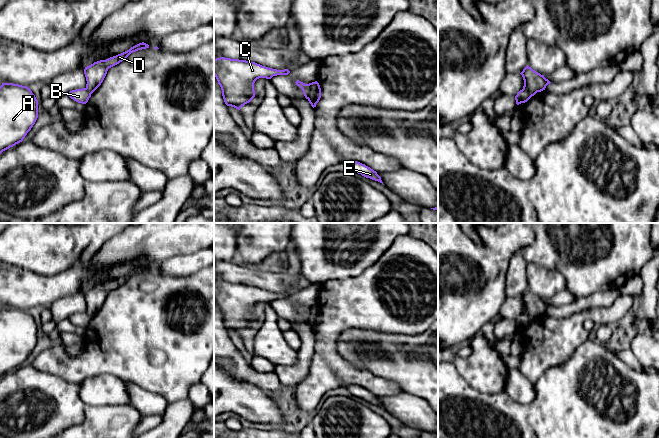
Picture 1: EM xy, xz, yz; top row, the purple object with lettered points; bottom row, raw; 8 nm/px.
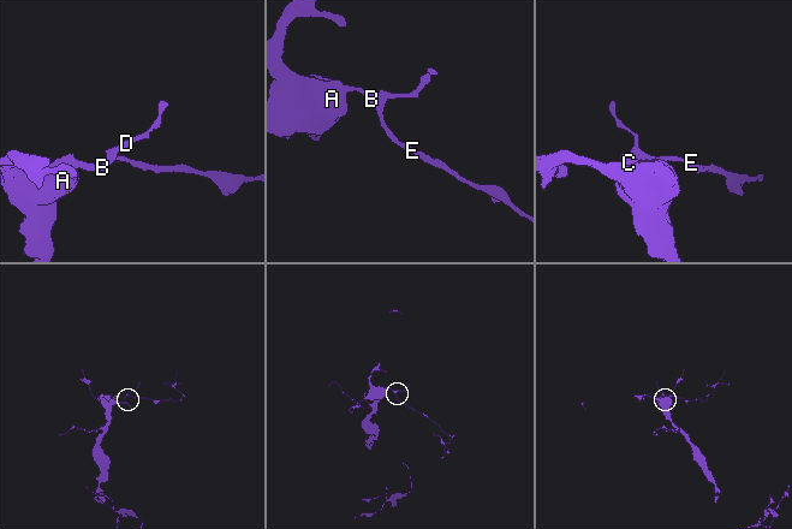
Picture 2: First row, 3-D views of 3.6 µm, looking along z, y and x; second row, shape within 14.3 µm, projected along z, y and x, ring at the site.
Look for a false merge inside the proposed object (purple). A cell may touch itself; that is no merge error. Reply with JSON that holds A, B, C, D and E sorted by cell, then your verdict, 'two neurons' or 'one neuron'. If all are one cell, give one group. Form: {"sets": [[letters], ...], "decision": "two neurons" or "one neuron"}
{"sets": [["A", "B", "C"], ["D", "E"]], "decision": "two neurons"}

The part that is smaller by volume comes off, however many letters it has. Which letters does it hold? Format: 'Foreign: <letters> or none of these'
Foreign: D, E

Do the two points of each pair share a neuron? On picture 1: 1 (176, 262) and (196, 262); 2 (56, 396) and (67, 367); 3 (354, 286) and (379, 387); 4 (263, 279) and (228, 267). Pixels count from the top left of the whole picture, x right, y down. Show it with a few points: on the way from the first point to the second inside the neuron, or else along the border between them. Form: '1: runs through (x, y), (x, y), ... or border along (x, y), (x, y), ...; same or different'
1: runs through (181, 262), (191, 262); same
2: border along (41, 371), (79, 384); different
3: runs through (337, 315), (330, 328), (330, 354), (350, 374); same
4: runs through (254, 277), (237, 273); same

